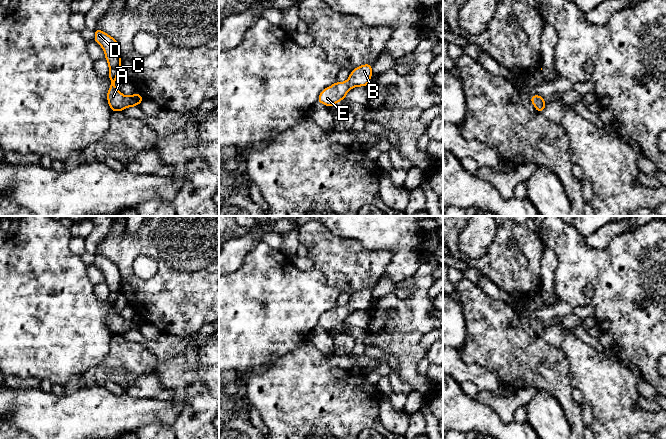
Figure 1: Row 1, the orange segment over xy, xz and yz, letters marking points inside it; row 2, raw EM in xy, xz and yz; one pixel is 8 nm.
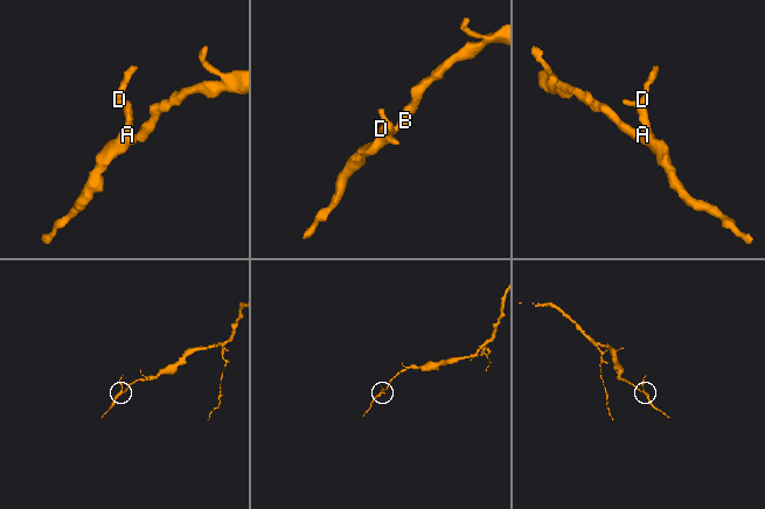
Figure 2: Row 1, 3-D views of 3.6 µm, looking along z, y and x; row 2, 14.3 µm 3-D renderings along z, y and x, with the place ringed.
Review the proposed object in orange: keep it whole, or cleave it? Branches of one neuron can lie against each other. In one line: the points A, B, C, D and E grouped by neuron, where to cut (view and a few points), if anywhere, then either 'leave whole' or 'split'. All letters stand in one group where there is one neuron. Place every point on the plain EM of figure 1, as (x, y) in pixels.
A B C D E; no cut; leave whole

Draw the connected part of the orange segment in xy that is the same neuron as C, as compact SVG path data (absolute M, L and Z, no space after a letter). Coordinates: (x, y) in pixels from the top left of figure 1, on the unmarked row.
M97 252L95 253L94 265L96 265L103 272L105 282L109 288L108 300L111 303L111 310L107 317L107 324L111 334L113 336L123 335L126 331L133 332L135 329L139 329L143 325L143 321L141 319L135 317L132 320L124 320L115 311L116 302L121 294L121 276L118 266Z

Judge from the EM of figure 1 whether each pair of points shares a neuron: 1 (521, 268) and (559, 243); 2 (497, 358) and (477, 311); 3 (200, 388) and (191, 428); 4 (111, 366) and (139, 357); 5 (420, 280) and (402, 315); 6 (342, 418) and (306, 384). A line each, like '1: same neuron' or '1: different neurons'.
1: different neurons
2: same neuron
3: same neuron
4: same neuron
5: same neuron
6: same neuron

